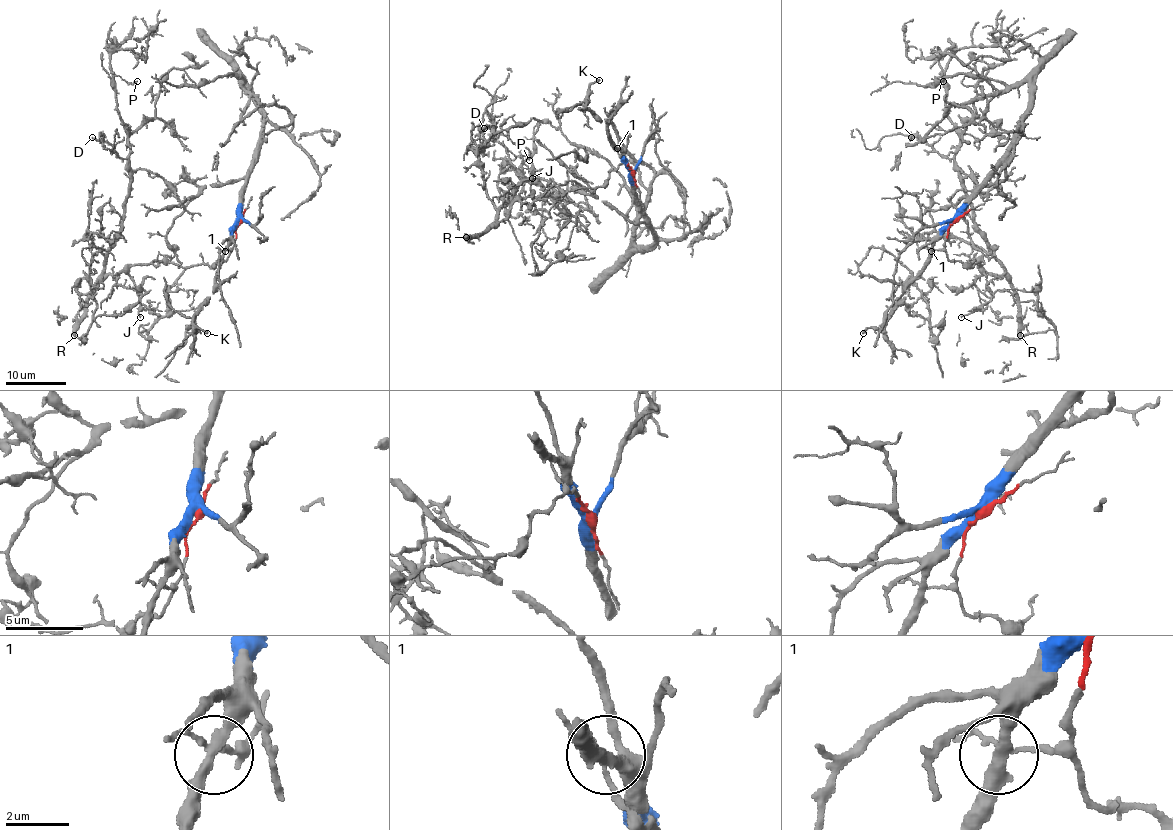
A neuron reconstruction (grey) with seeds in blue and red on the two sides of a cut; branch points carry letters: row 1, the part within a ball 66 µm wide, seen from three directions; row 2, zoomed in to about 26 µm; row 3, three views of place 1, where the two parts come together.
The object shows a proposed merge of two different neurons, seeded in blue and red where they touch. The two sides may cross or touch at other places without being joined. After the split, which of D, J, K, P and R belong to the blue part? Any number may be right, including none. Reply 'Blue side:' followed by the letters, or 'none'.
Blue side: K

